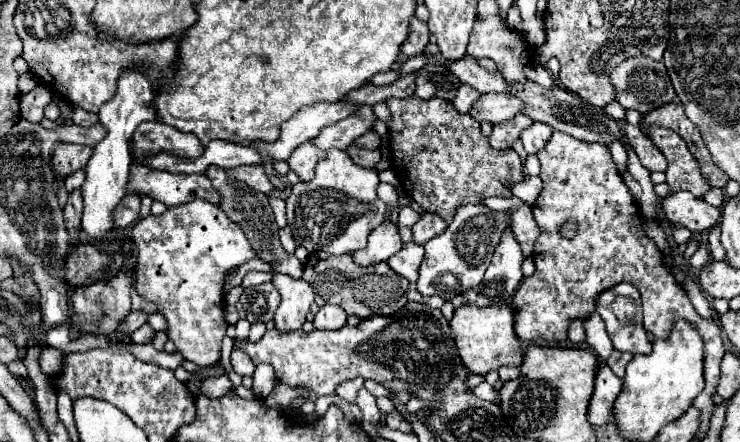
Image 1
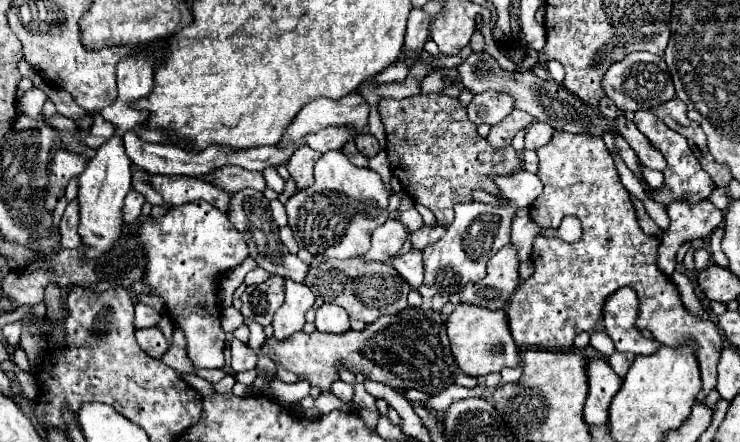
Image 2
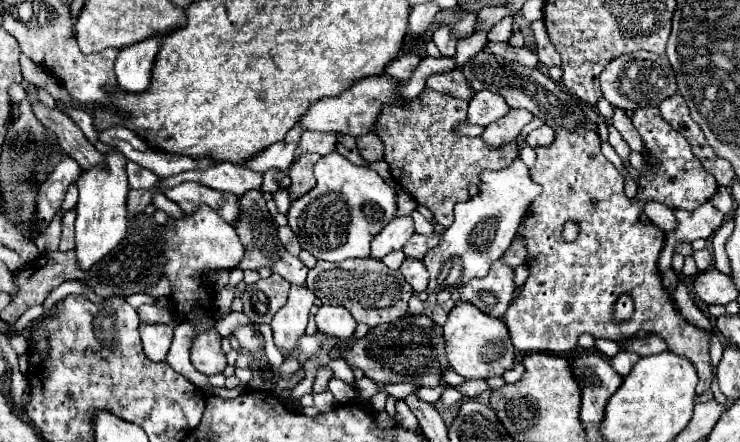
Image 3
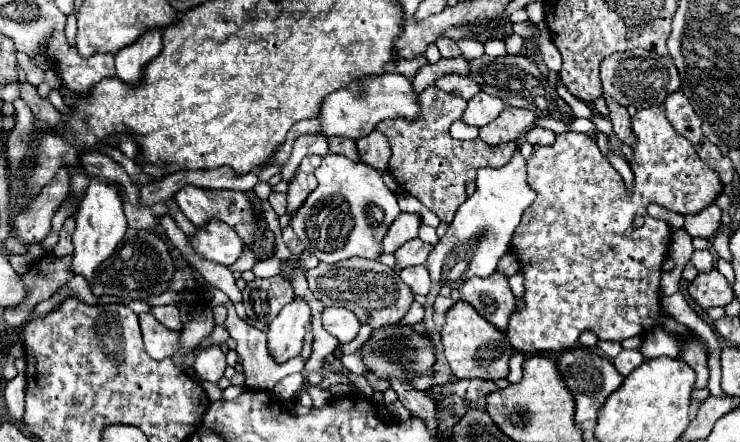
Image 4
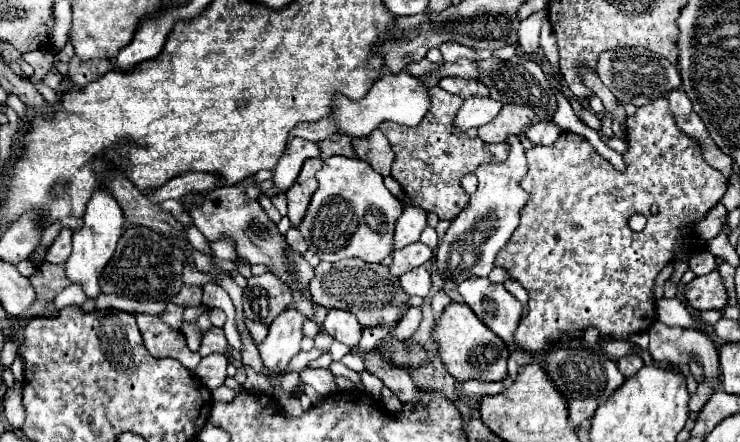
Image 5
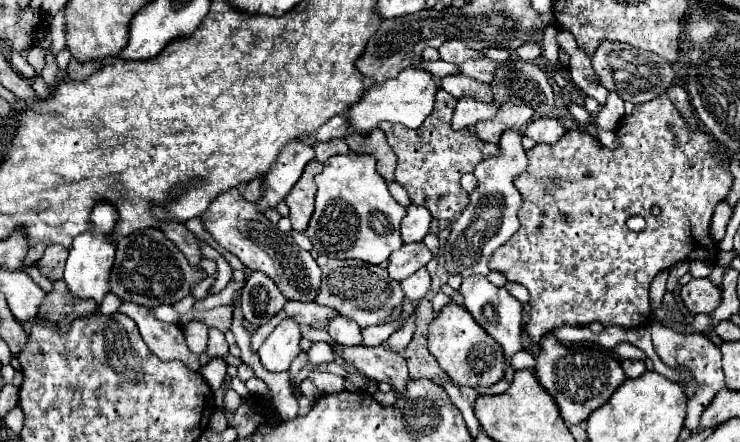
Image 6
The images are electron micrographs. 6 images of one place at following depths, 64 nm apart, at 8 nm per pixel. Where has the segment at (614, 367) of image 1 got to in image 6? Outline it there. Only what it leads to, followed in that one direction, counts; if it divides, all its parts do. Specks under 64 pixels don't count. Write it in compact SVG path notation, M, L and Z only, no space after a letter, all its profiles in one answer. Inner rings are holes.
M622 360L620 364L622 364L622 368L624 368L624 372L626 372L628 378L638 378L646 370L646 366L644 366L642 360Z

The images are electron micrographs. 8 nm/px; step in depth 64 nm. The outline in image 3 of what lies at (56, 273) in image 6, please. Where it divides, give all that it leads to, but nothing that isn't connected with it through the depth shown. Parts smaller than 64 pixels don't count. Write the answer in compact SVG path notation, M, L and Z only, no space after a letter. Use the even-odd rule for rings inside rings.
M68 210L62 218L62 240L60 240L60 250L74 250L76 242L74 242L74 220L76 220L76 210Z

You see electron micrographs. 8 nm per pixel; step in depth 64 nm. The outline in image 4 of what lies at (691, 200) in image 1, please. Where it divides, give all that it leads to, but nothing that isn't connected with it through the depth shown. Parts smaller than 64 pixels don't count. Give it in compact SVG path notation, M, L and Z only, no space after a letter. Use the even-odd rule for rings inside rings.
M716 204L706 206L698 214L686 214L684 216L684 230L694 238L710 238L720 228L720 208Z

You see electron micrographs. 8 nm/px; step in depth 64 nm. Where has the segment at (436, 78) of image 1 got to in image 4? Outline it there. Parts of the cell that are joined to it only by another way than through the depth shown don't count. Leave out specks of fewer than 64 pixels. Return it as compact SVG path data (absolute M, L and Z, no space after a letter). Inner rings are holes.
M446 74L446 76L438 78L436 88L450 92L450 94L458 94L464 100L470 100L472 96L476 96L480 92L480 88L474 80L470 80L468 76L458 76L458 74Z

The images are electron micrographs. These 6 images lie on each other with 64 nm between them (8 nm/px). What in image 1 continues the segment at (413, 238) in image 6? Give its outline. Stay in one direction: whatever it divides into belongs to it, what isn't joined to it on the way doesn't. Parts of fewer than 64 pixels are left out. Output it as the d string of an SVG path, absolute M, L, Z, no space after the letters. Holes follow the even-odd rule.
M382 224L368 236L366 248L362 248L360 252L352 252L352 258L356 264L368 266L368 264L388 260L400 248L402 248L402 240L400 240L396 226L394 224Z

